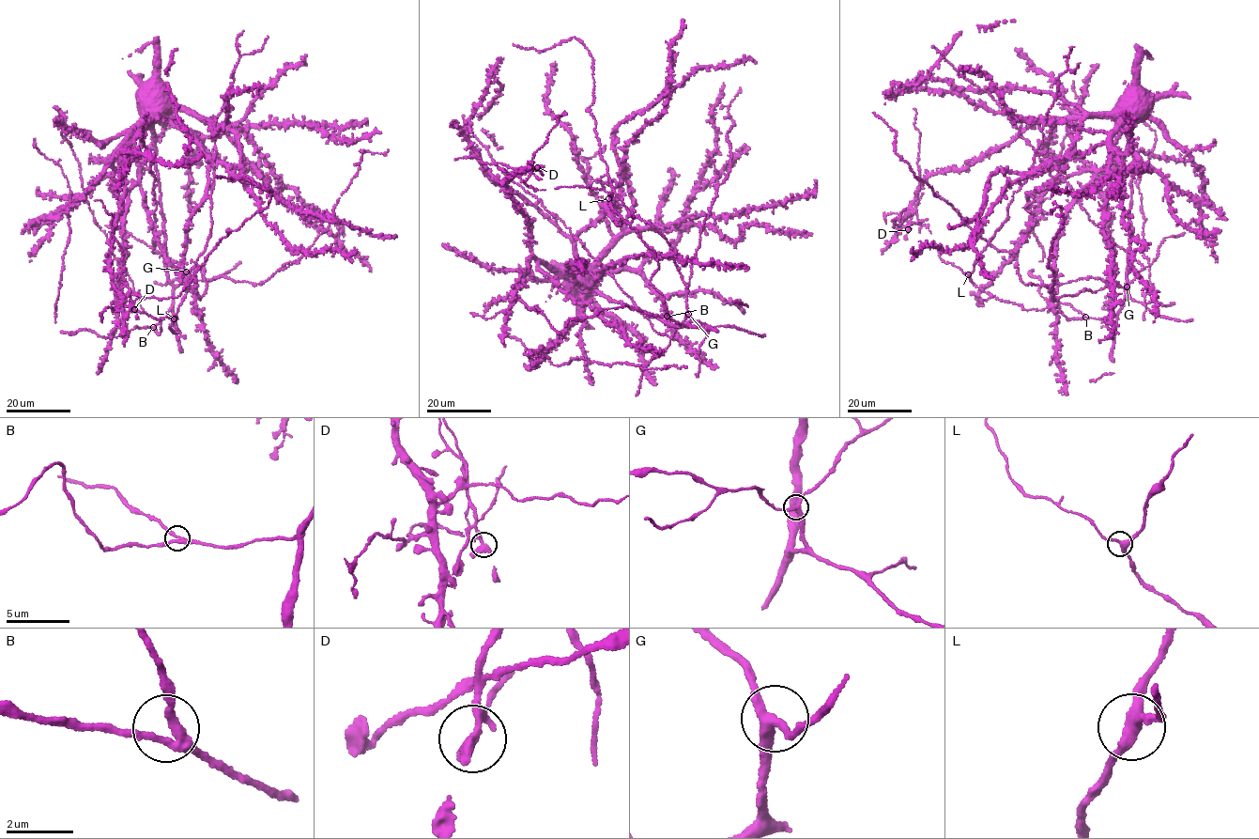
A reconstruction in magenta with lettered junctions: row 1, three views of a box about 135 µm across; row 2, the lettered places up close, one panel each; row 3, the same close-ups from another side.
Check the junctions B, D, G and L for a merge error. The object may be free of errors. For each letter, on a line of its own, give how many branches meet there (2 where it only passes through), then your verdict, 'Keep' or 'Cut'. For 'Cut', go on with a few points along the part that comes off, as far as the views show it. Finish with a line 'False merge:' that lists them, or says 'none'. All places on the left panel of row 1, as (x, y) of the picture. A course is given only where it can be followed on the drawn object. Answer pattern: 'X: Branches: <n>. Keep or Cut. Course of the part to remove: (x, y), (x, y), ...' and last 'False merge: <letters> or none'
B: Branches: 3. Keep
D: Branches: 3. Cut. Course of the part to remove: (134, 309), (124, 278), (122, 249), (111, 225), (113, 216), (107, 213), (103, 203), (94, 200)
G: Branches: 3. Keep
L: Branches: 3. Keep
False merge: D

